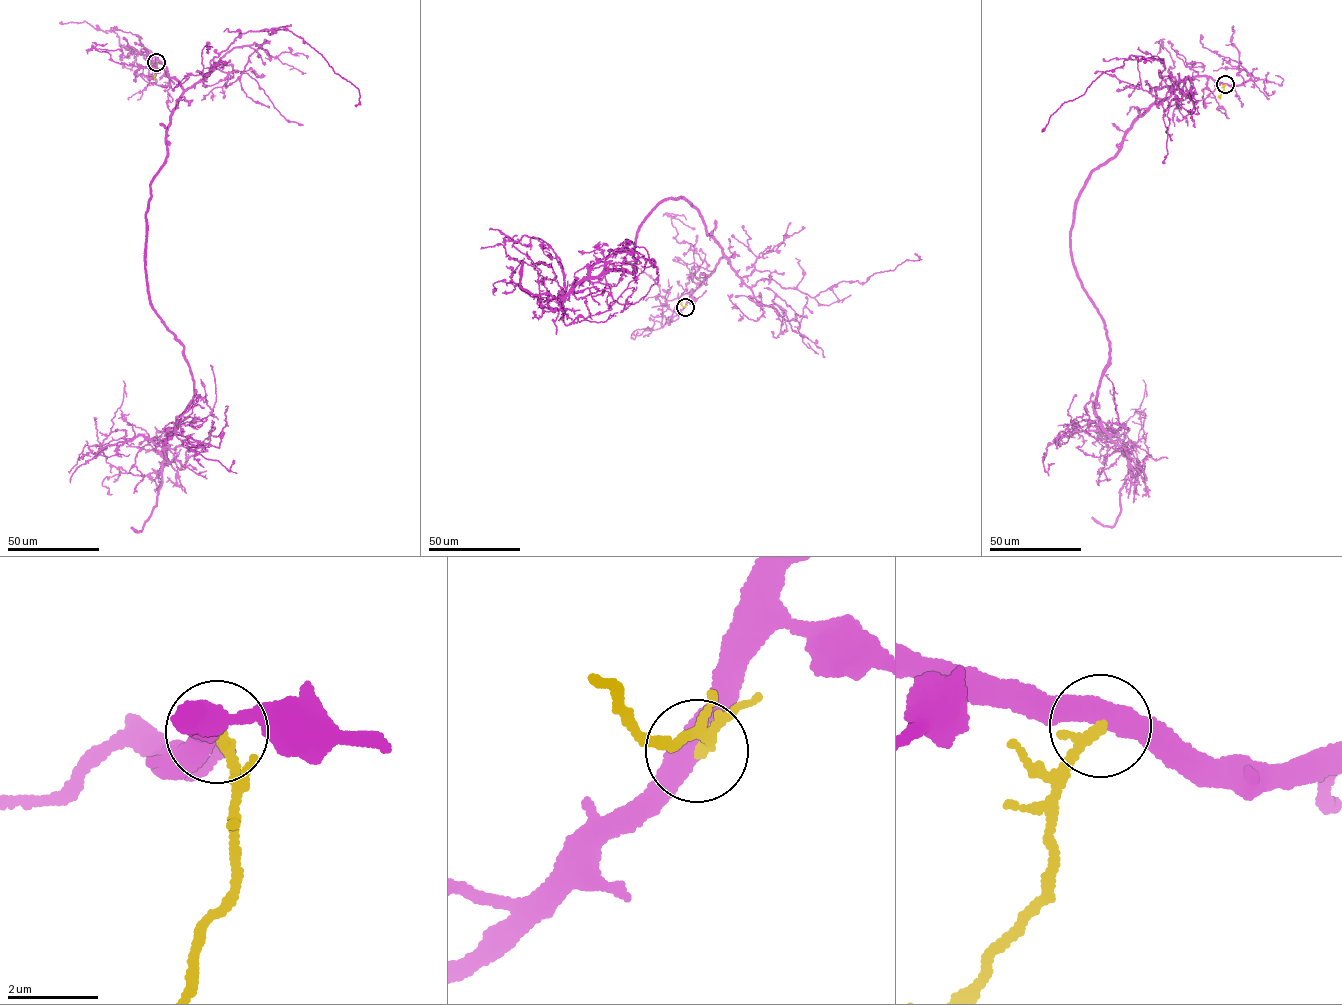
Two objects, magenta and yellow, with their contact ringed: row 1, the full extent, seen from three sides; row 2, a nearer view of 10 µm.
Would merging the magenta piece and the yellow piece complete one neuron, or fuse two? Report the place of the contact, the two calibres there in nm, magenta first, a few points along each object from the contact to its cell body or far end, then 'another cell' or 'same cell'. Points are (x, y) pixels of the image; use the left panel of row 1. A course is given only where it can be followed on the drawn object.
(156, 62) | 500/240 nm | magenta via (156, 62), (183, 90), (150, 186), (146, 276), (194, 394), (163, 456), (142, 435), (91, 452), (123, 381) | yellow via (156, 63), (154, 79) | another cell

